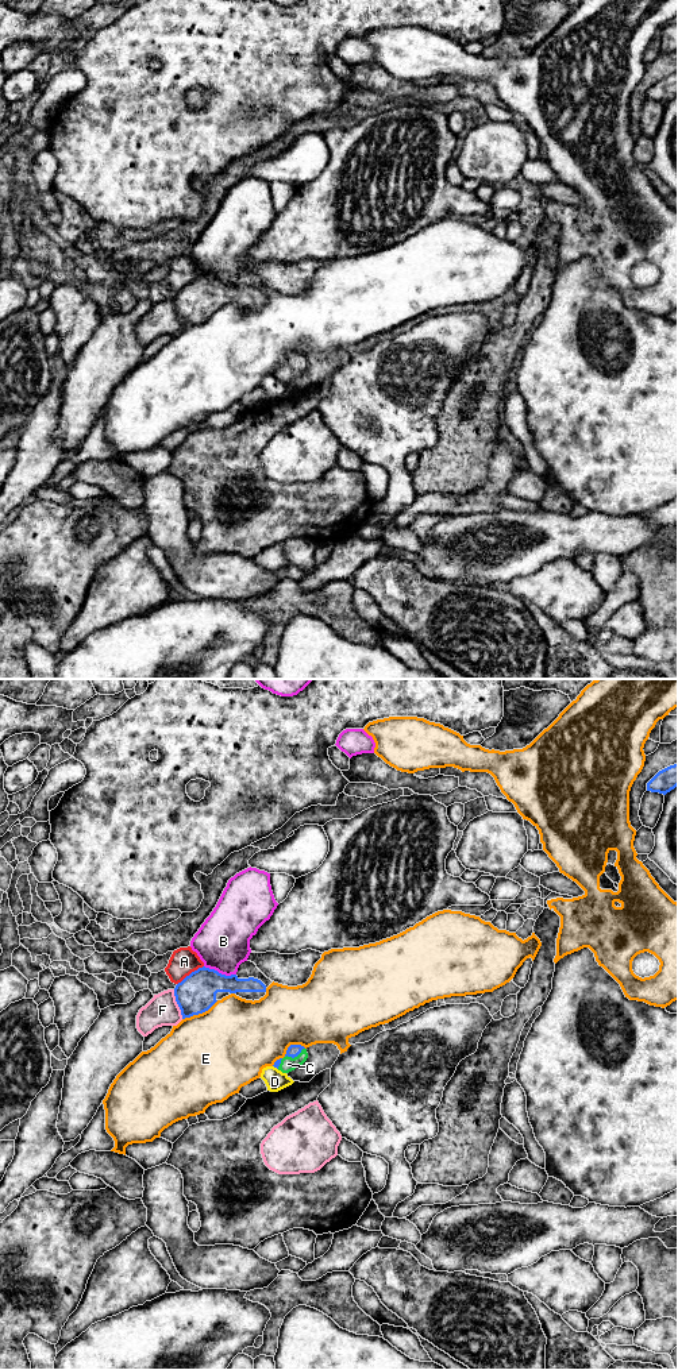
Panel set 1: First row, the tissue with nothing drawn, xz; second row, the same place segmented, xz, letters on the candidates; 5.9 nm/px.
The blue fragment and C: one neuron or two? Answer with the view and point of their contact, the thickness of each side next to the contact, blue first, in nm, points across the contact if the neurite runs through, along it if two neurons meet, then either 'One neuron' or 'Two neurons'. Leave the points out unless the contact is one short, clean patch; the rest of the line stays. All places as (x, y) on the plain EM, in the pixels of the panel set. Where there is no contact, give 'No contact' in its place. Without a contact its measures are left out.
Touches blue at xz (295, 365). Thickness 80 nm (blue) against 90 nm. Path across: xz (293, 359), (295, 365), (288, 373). One neuron

